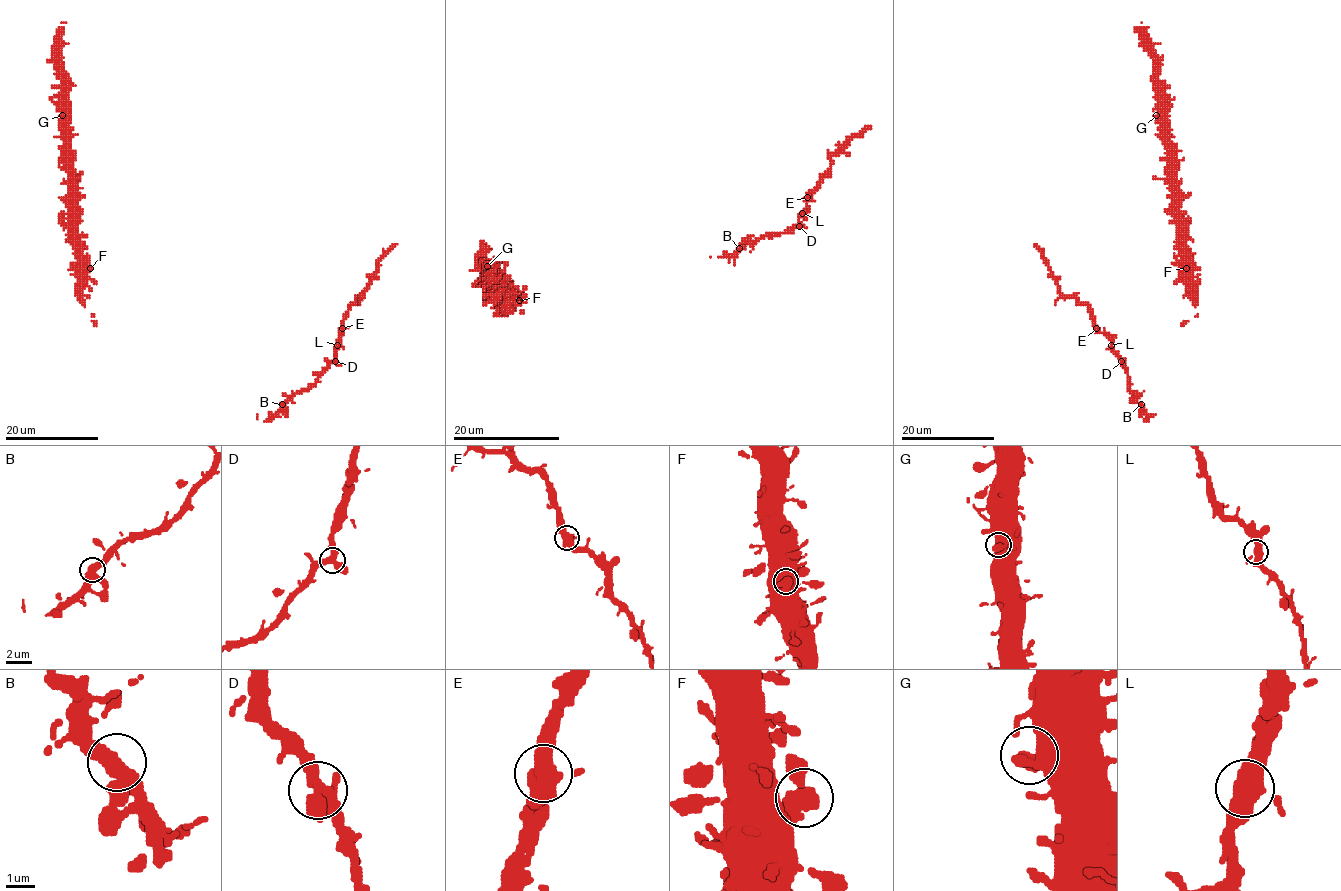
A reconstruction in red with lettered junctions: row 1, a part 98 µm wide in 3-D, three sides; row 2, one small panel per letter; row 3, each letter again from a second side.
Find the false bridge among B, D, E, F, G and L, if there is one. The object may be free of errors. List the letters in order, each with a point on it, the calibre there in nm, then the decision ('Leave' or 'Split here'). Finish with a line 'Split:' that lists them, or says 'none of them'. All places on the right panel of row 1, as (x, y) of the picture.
B: Place: (1141, 404). Thickness 380 nm. Leave
D: Place: (1121, 361). Thickness 400 nm. Leave
E: Place: (1096, 328). Thickness 480 nm. Leave
F: Place: (1186, 268). Thickness 650 nm. Leave
G: Place: (1156, 115). Thickness 600 nm. Leave
L: Place: (1111, 345). Thickness 400 nm. Leave
Split: none of them

